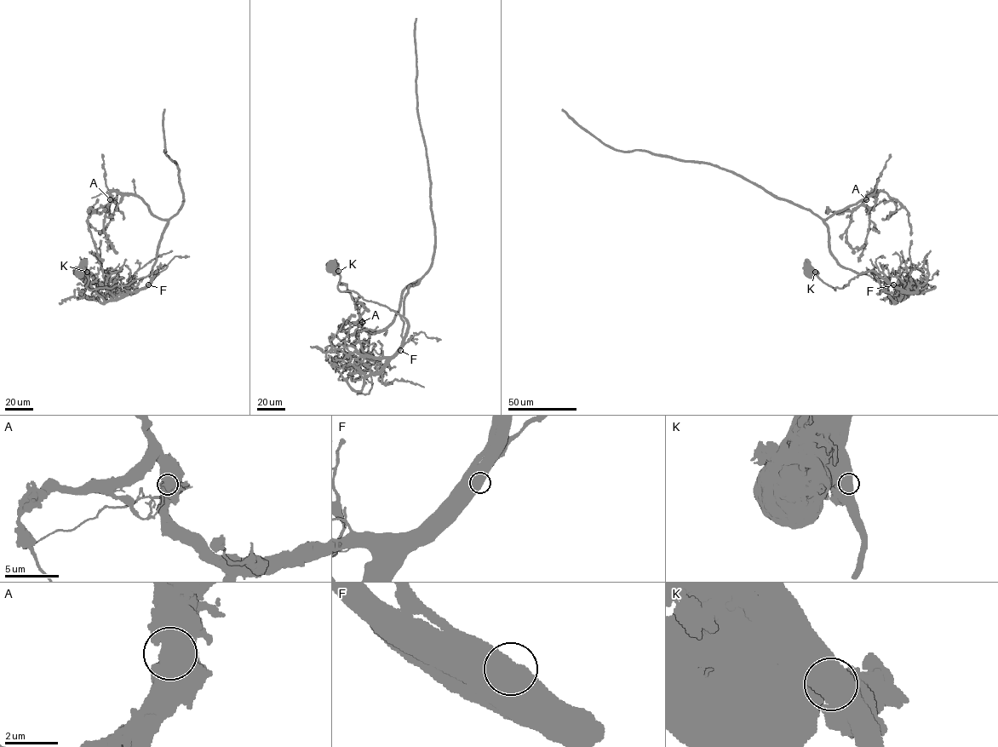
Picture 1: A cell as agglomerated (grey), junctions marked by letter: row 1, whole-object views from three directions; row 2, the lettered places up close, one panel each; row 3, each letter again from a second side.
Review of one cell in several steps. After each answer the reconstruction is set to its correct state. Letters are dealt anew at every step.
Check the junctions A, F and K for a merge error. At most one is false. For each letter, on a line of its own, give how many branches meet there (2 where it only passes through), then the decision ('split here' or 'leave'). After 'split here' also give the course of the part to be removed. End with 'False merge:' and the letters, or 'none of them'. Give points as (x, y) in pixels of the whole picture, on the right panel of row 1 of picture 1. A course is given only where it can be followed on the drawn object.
A: 1 branches meet; leave
F: 1 branches meet; leave
K: 1 branches meet; leave
False merge: none of them

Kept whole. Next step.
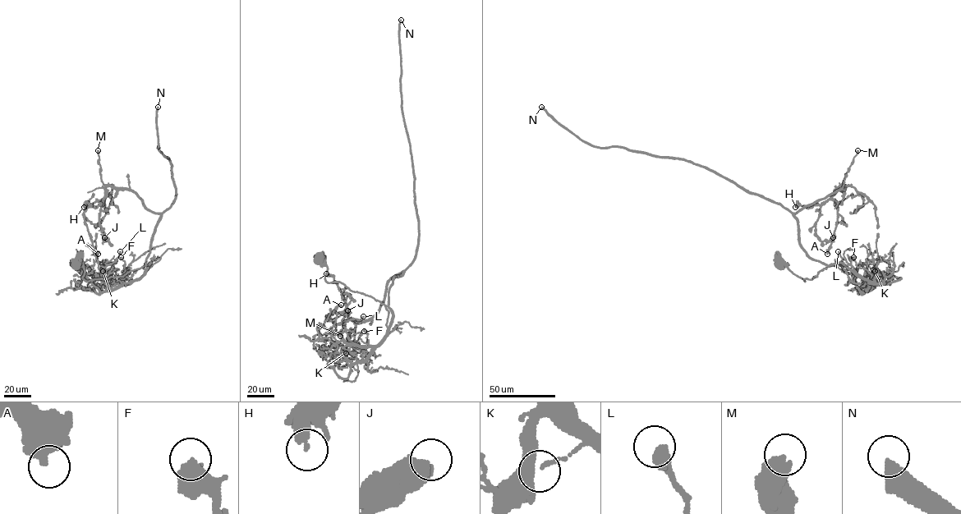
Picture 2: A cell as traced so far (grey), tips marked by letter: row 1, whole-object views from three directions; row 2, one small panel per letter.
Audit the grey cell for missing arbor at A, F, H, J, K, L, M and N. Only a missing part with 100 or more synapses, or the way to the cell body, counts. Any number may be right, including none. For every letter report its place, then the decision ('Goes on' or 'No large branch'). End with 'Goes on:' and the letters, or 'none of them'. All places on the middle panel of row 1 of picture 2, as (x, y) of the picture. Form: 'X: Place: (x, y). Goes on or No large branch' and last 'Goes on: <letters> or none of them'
A: Place: (341, 305). No large branch
F: Place: (364, 331). No large branch
H: Place: (326, 273). No large branch
J: Place: (347, 310). No large branch
K: Place: (346, 353). No large branch
L: Place: (363, 316). No large branch
M: Place: (340, 336). No large branch
N: Place: (401, 20). Goes on
Goes on: N

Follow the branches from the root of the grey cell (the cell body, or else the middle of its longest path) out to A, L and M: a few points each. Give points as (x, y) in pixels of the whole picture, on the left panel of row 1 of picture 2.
A: (76, 264), (87, 281), (145, 263), (145, 269), (160, 214), (135, 192), (107, 186), (84, 213), (98, 254)
L: (76, 264), (89, 281), (122, 276), (145, 263), (140, 277), (113, 288), (101, 273), (120, 251)
M: (76, 264), (87, 281), (122, 276), (145, 263), (145, 269), (160, 216), (135, 192), (103, 183), (98, 150)

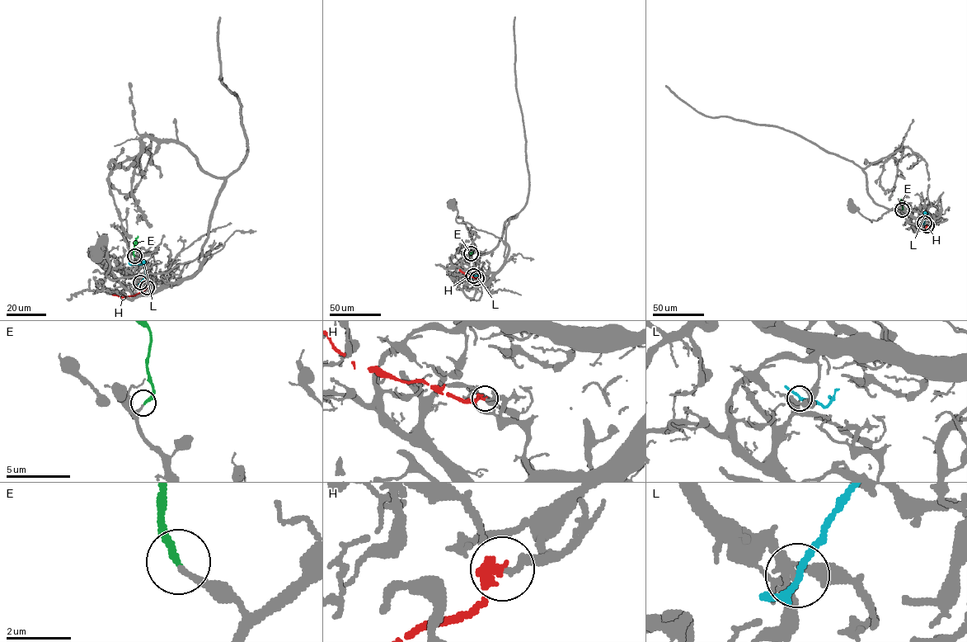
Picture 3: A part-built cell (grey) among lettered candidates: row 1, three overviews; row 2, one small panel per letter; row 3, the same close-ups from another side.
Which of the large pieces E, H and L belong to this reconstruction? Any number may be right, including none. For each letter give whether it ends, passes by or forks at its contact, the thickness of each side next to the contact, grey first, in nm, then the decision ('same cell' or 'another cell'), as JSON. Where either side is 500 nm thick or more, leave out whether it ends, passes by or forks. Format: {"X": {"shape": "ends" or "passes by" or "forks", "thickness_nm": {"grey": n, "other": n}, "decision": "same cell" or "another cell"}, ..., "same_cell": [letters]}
{"E": {"shape": "ends", "thickness_nm": {"grey": 180, "other": 220}, "decision": "same cell"}, "H": {"shape": "ends", "thickness_nm": {"grey": 130, "other": 360}, "decision": "another cell"}, "L": {"shape": "passes by", "thickness_nm": {"grey": 180, "other": 200}, "decision": "another cell"}, "same_cell": ["E"]}

